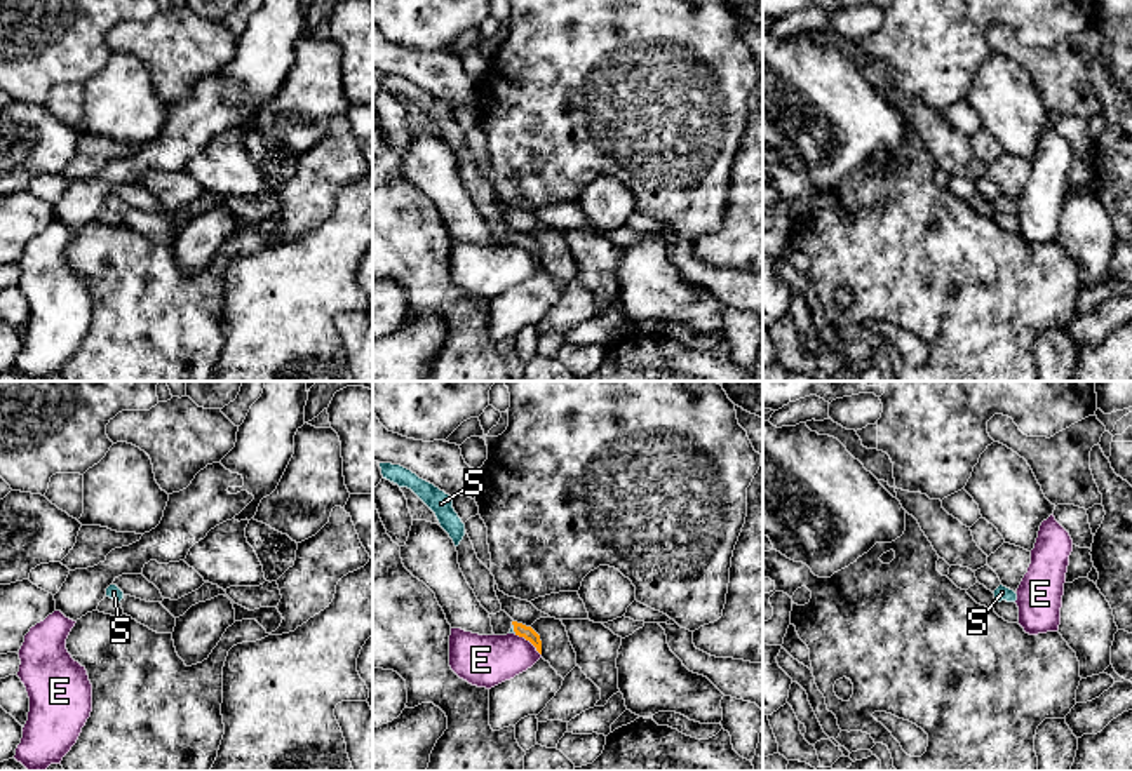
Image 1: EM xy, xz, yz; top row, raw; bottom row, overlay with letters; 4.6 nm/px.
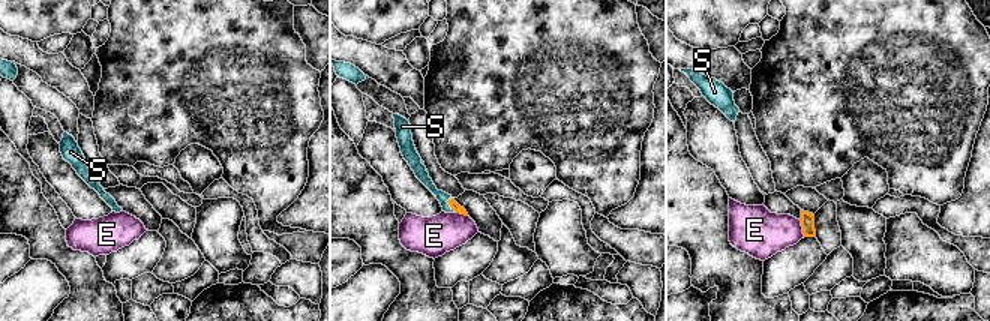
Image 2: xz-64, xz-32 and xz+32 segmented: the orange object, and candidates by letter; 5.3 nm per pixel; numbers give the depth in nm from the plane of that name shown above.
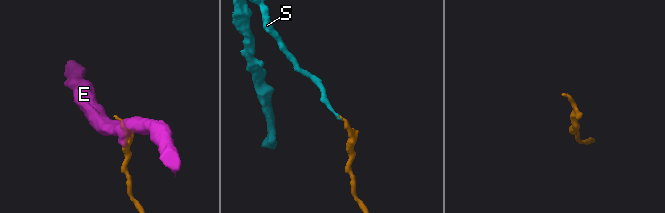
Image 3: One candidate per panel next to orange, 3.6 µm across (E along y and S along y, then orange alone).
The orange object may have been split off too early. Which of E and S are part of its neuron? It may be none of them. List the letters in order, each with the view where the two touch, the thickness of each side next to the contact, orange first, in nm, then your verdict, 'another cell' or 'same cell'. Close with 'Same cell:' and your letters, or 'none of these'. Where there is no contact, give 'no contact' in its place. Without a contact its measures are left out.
E: contact in xz; calibres 60 and 240 nm; another cell
S: contact in xz; calibres 60 and 20 nm; same cell
Same cell: S

